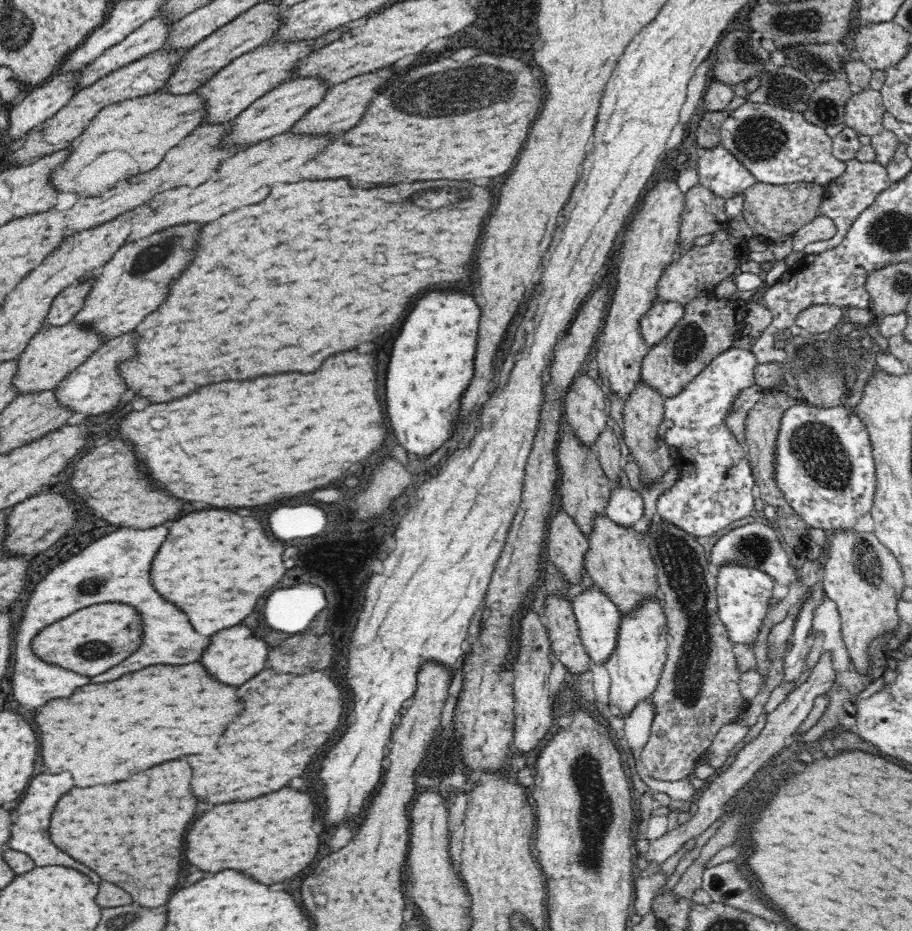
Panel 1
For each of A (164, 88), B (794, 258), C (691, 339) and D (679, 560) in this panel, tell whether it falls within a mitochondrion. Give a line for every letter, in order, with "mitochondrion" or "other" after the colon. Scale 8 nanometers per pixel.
A: other
B: other
C: mitochondrion
D: mitochondrion

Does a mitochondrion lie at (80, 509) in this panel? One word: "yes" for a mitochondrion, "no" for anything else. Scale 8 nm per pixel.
no

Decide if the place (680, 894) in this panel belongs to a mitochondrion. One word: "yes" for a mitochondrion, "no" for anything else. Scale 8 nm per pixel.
no

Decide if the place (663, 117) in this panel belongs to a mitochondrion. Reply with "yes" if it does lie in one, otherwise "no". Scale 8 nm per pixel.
no

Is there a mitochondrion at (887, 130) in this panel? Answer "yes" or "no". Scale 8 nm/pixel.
no

